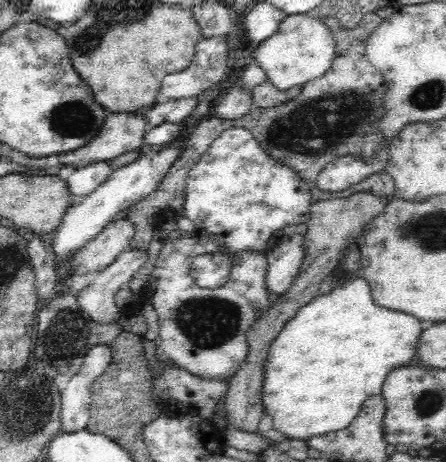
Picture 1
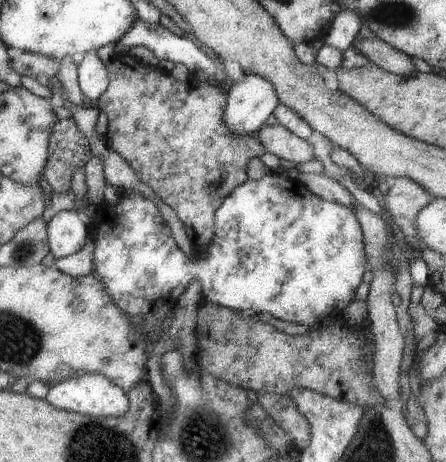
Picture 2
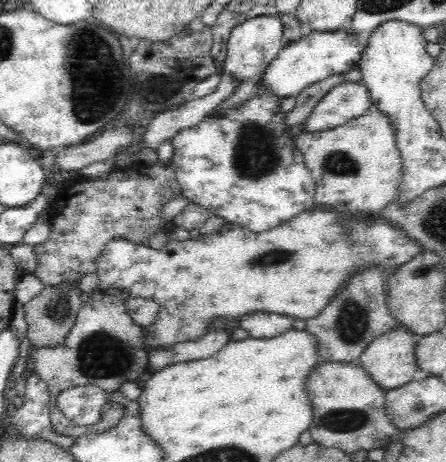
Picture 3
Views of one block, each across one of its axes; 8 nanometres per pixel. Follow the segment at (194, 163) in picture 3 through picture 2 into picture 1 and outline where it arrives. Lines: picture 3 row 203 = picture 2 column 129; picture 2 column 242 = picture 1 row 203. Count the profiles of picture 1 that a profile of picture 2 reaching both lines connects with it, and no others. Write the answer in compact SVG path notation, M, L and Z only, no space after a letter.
M228 128L213 140L208 152L189 170L185 181L183 216L220 244L219 252L195 257L191 277L204 289L227 282L232 256L244 251L264 254L270 236L286 226L308 224L314 200L297 172L274 161L244 128Z

